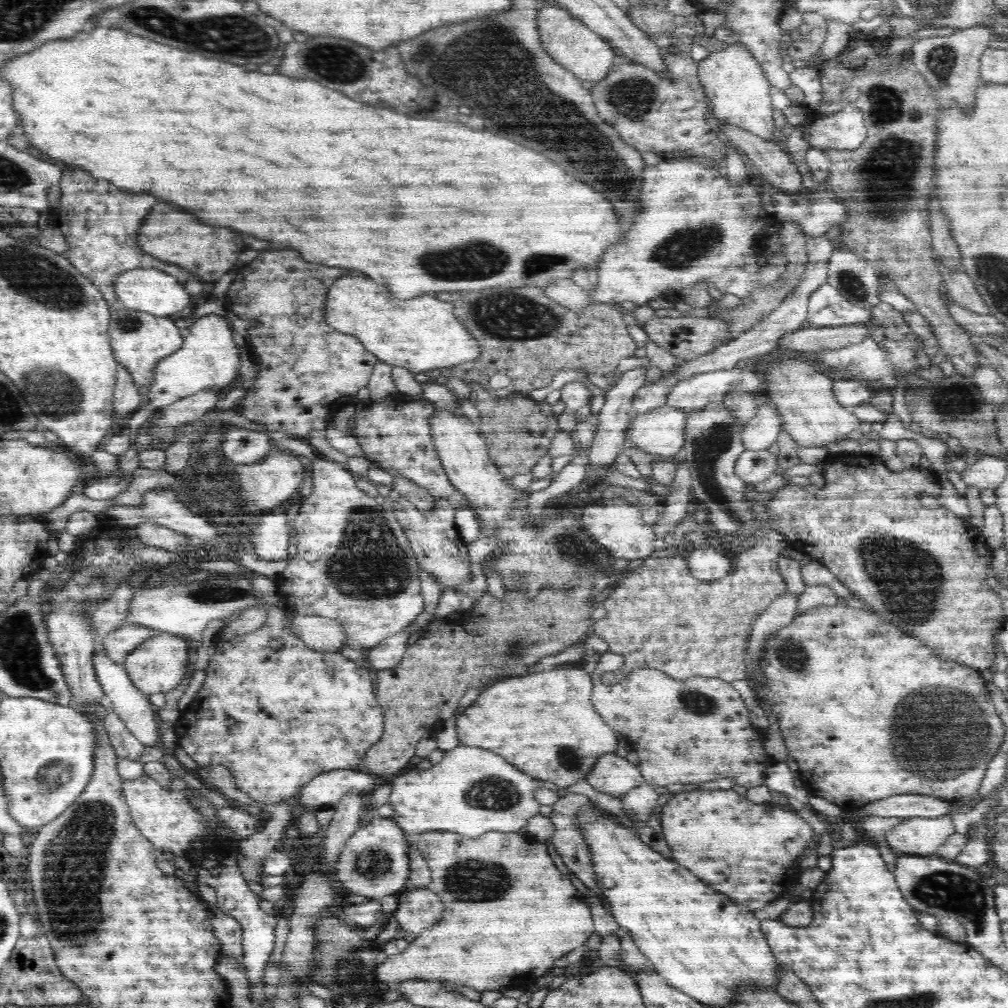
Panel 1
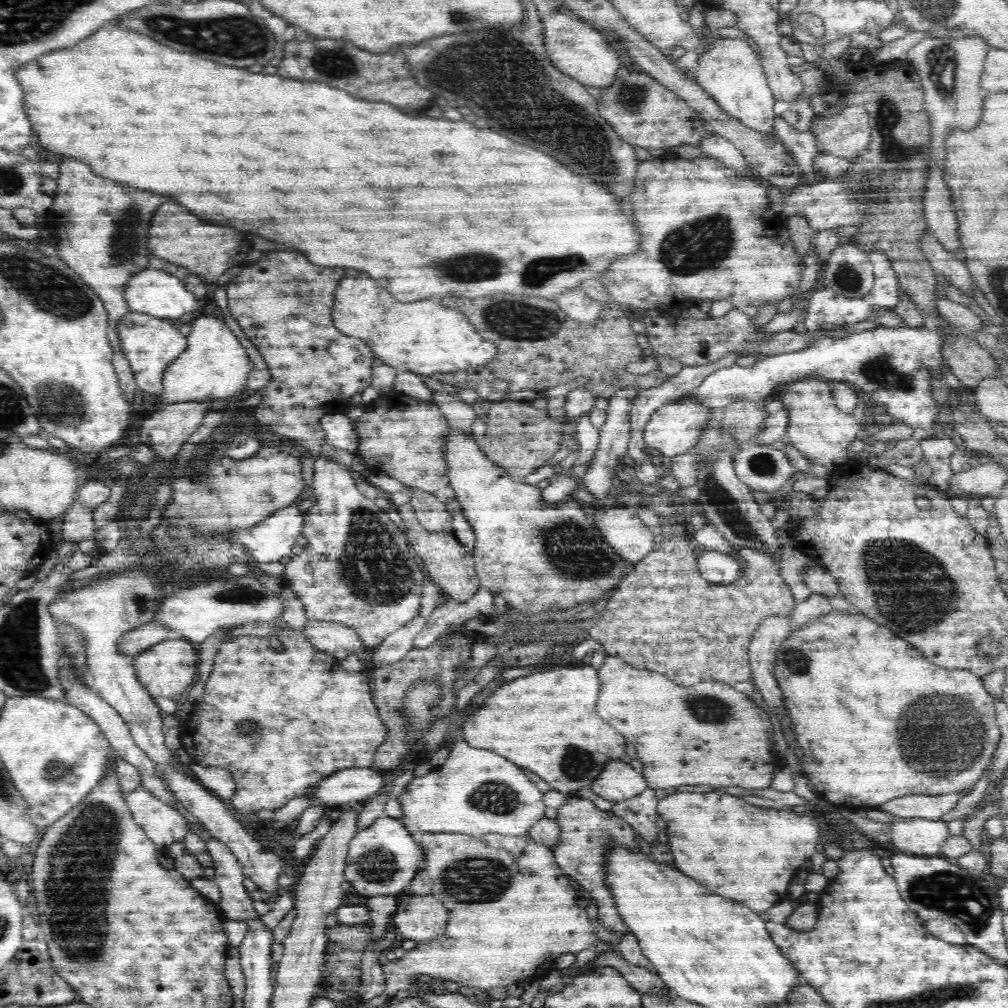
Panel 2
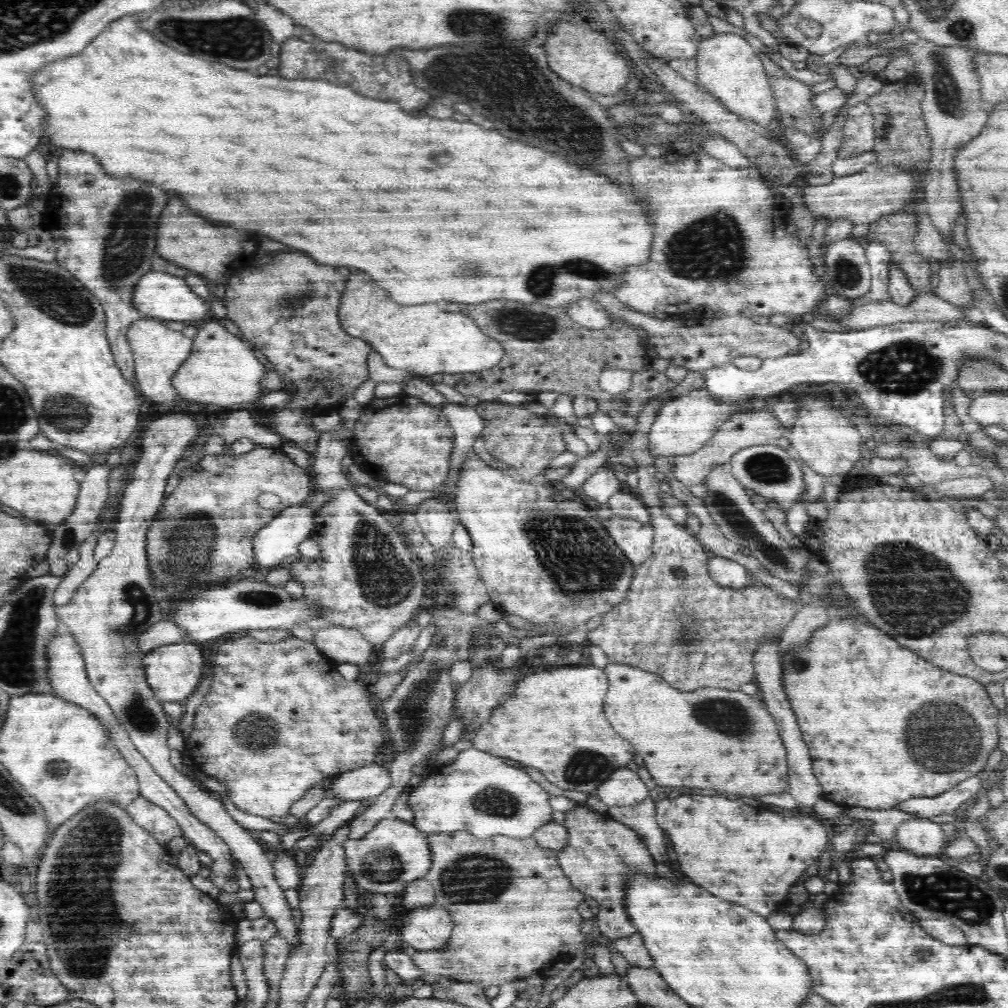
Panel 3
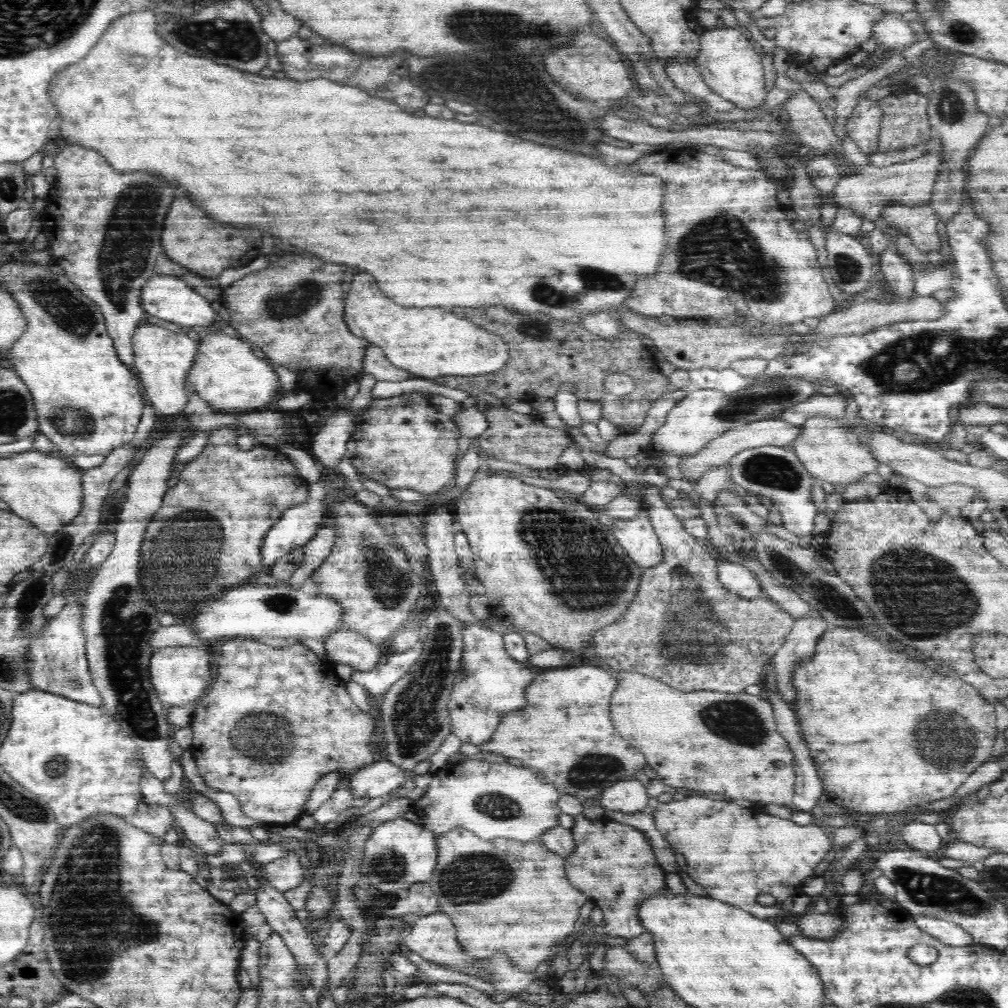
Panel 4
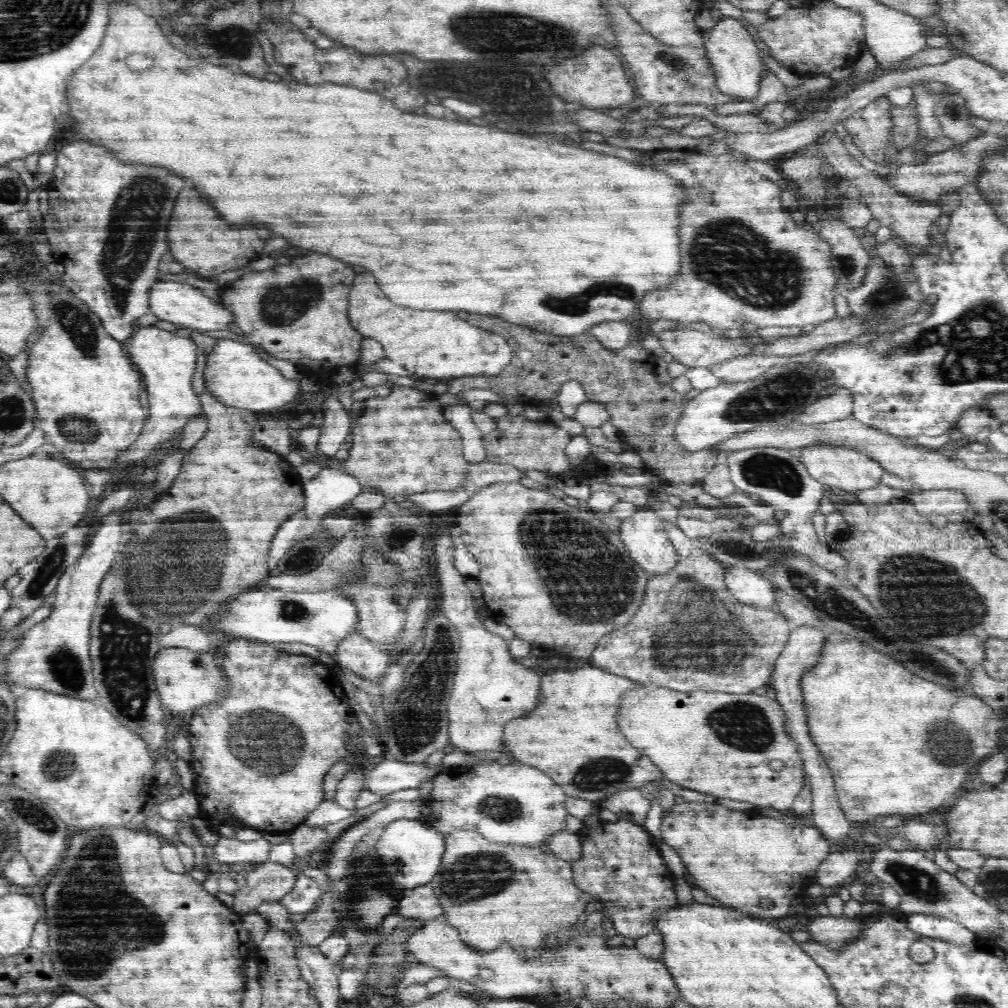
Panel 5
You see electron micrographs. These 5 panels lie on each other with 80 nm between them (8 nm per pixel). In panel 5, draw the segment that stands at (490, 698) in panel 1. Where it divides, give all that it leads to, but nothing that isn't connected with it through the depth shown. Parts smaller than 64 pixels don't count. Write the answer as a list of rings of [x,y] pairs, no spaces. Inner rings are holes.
[[[584,664],[583,668],[572,671],[565,668],[549,669],[546,674],[541,675],[539,690],[542,696],[538,700],[540,702],[538,708],[534,712],[528,712],[508,721],[499,742],[505,750],[513,754],[516,762],[545,772],[562,788],[579,788],[580,794],[574,794],[574,796],[580,796],[581,800],[590,800],[594,803],[604,802],[620,789],[637,787],[645,791],[645,786],[656,782],[658,786],[656,791],[662,792],[662,808],[670,808],[670,804],[675,802],[674,798],[677,797],[674,792],[670,792],[664,784],[660,783],[660,780],[664,779],[662,772],[658,772],[658,768],[654,768],[654,764],[650,764],[648,758],[642,758],[642,752],[634,748],[632,744],[628,744],[622,732],[618,732],[618,720],[614,720],[614,708],[618,708],[618,692],[630,690],[626,688],[626,684],[630,688],[636,686],[636,682],[632,684],[628,678],[618,678],[605,669],[590,664]]]

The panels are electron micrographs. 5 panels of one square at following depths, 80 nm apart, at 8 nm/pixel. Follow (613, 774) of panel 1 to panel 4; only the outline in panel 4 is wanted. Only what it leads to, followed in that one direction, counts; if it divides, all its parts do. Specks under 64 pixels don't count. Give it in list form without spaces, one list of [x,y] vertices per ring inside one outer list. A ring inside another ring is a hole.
[[[623,777],[602,790],[602,804],[605,810],[632,814],[648,807],[648,795],[642,781],[636,777]]]

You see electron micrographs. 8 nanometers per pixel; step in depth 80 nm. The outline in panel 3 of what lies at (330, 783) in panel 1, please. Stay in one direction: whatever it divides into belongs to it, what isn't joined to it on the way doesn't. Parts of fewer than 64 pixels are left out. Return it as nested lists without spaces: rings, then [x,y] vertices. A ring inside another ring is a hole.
[[[372,763],[334,776],[330,792],[336,794],[336,800],[363,801],[380,796],[390,784],[389,769],[384,764]]]

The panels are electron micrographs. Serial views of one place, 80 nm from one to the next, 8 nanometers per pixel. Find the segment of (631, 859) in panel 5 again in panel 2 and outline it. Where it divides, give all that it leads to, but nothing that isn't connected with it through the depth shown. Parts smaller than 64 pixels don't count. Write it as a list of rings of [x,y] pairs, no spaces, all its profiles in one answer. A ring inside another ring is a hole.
[[[569,796],[567,804],[557,810],[555,820],[560,825],[558,844],[552,848],[557,865],[567,877],[574,880],[576,887],[590,892],[591,898],[597,904],[597,920],[606,930],[621,932],[624,935],[630,933],[630,929],[618,914],[614,895],[604,880],[606,880],[606,854],[610,844],[623,844],[632,852],[640,850],[633,828],[619,816],[610,811],[599,810],[590,800],[582,797]]]

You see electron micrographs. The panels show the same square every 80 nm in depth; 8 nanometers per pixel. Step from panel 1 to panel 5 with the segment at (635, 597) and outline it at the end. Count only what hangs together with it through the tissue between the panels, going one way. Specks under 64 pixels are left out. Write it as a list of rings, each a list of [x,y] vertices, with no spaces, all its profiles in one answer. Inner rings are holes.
[[[661,522],[663,532],[666,534],[667,542],[670,542],[671,548],[675,554],[675,564],[673,567],[664,571],[663,573],[650,574],[650,582],[646,588],[646,598],[644,604],[638,608],[640,612],[628,622],[628,626],[618,628],[618,630],[611,630],[599,638],[598,644],[592,652],[592,666],[605,669],[609,674],[630,678],[631,682],[645,682],[651,685],[658,685],[663,688],[670,688],[677,692],[724,692],[732,695],[746,695],[751,694],[753,690],[758,688],[770,688],[772,681],[772,672],[774,665],[780,652],[782,652],[787,640],[790,636],[794,626],[792,622],[782,615],[778,610],[768,610],[767,608],[756,608],[755,606],[748,606],[742,604],[728,589],[724,582],[723,572],[724,566],[714,560],[712,556],[708,556],[702,548],[697,548],[693,539],[684,535],[684,532],[676,524],[669,522]]]

